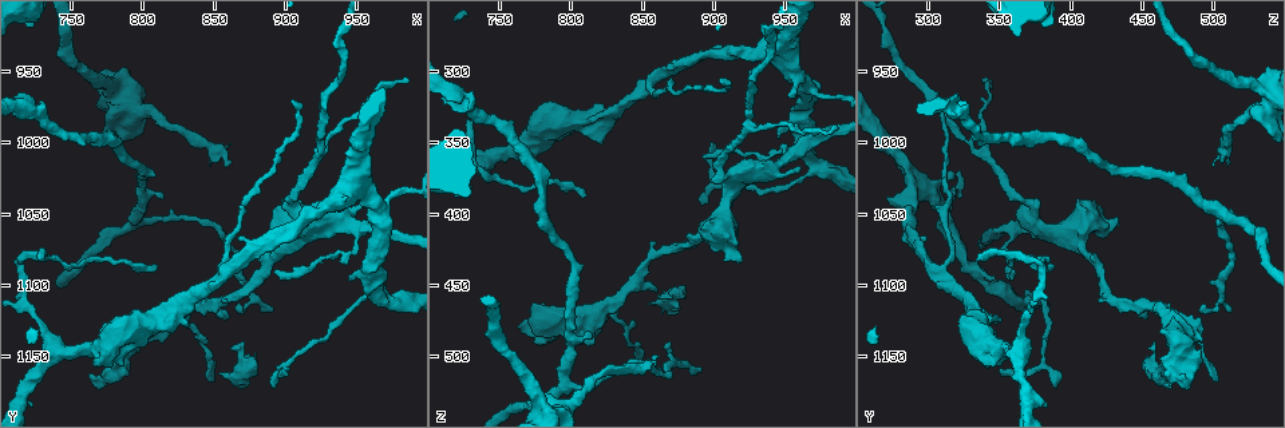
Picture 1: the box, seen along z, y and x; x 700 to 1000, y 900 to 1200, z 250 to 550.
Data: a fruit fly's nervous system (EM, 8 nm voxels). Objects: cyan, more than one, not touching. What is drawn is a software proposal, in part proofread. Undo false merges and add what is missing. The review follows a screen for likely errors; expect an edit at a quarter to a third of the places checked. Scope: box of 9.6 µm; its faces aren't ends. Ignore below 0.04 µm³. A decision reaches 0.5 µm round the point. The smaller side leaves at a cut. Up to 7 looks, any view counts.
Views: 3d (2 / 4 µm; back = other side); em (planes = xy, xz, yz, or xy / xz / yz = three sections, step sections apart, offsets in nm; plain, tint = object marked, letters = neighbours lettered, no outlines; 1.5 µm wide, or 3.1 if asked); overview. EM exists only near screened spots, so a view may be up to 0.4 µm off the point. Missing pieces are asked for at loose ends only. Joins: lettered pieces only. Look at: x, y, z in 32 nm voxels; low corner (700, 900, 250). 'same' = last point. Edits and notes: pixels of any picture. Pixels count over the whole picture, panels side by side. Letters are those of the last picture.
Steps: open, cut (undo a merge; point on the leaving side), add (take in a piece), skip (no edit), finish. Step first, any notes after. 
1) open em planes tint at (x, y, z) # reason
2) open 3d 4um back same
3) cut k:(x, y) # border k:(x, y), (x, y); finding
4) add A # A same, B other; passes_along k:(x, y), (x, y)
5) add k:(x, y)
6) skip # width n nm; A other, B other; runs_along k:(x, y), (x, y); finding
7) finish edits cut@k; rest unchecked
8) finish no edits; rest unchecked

open em planes letters at (810, 1086, 388) # thin end

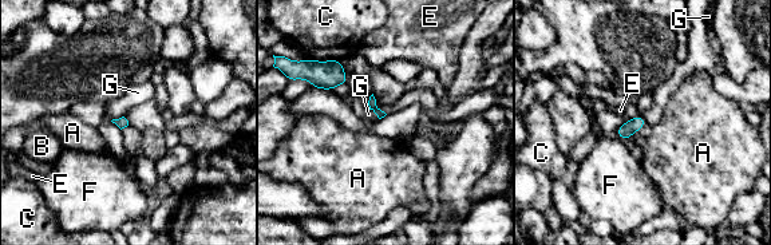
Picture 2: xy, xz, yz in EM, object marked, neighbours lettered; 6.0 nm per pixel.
skip # A other, B other, C other, E other, F other, G other; border 2:(123, 115), (111, 121); none of them fits

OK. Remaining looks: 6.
open 3d 4um at (810, 982, 524) # calibre changes

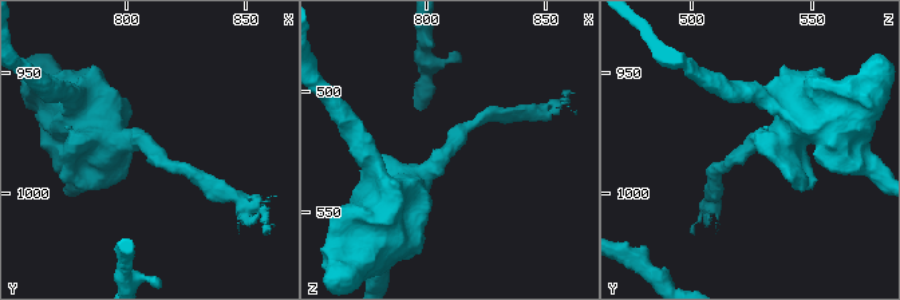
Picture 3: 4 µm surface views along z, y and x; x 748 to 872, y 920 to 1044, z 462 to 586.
open em yz step 4 tint at (809, 979, 526) # shape alone is not enough

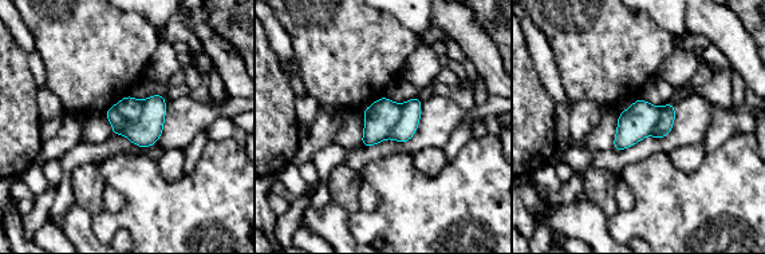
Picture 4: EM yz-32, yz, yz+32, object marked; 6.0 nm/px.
open em xz step 4 letters same # another direction

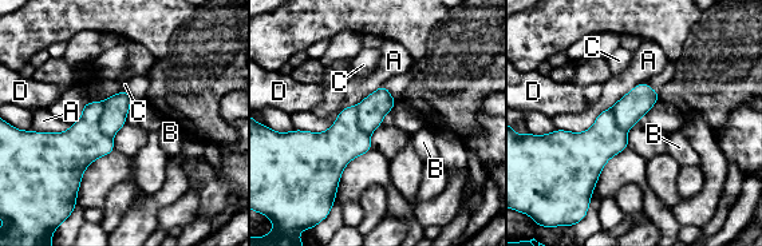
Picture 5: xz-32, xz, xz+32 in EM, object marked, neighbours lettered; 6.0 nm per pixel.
cut 5:(115, 108) # width 200 nm; A other, B other, C other, D other; border 5:(102, 102), (99, 129), (111, 138); a second neuron is stuck on

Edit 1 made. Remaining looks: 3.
open overview # see it whole again

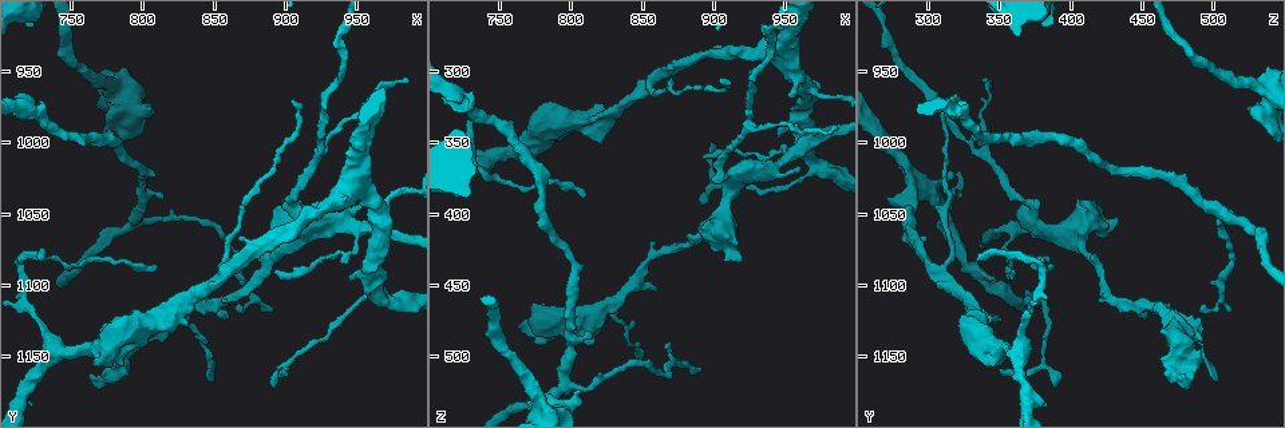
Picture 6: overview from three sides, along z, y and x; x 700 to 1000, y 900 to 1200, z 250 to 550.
open 3d 2um at (738, 1144, 364)

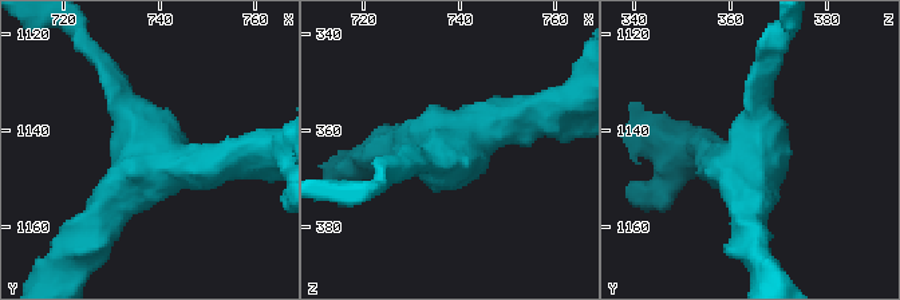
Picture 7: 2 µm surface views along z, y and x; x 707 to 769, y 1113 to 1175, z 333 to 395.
open em planes letters at (738, 1144, 365) # arms 3

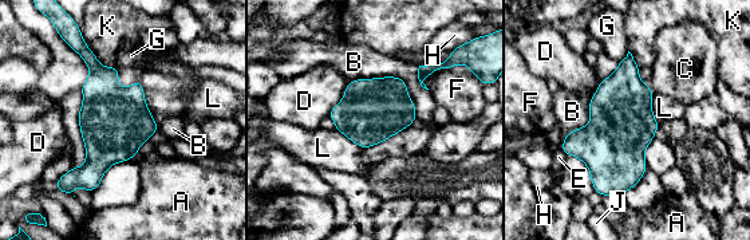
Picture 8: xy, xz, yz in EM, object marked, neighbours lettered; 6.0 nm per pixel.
skip # width 380 nm; A other, B other, C other, D other, E other, F other, G other, H other, J other, K other, L other; border 8:(350, 81), (399, 77), (417, 118); all the same neuron

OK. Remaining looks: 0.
finish edits cut@5; rest unchecked

